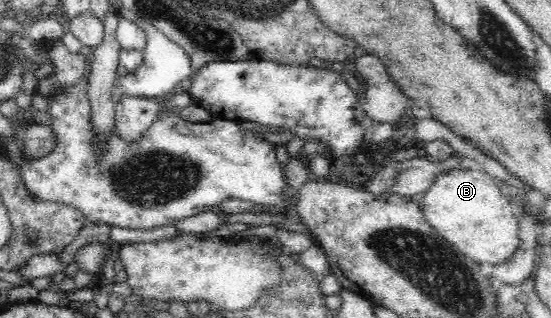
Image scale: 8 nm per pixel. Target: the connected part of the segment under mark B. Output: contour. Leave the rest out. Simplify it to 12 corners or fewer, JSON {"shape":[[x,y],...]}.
{"shape":[[477,167],[431,178],[420,209],[476,263],[503,264],[519,223]]}

